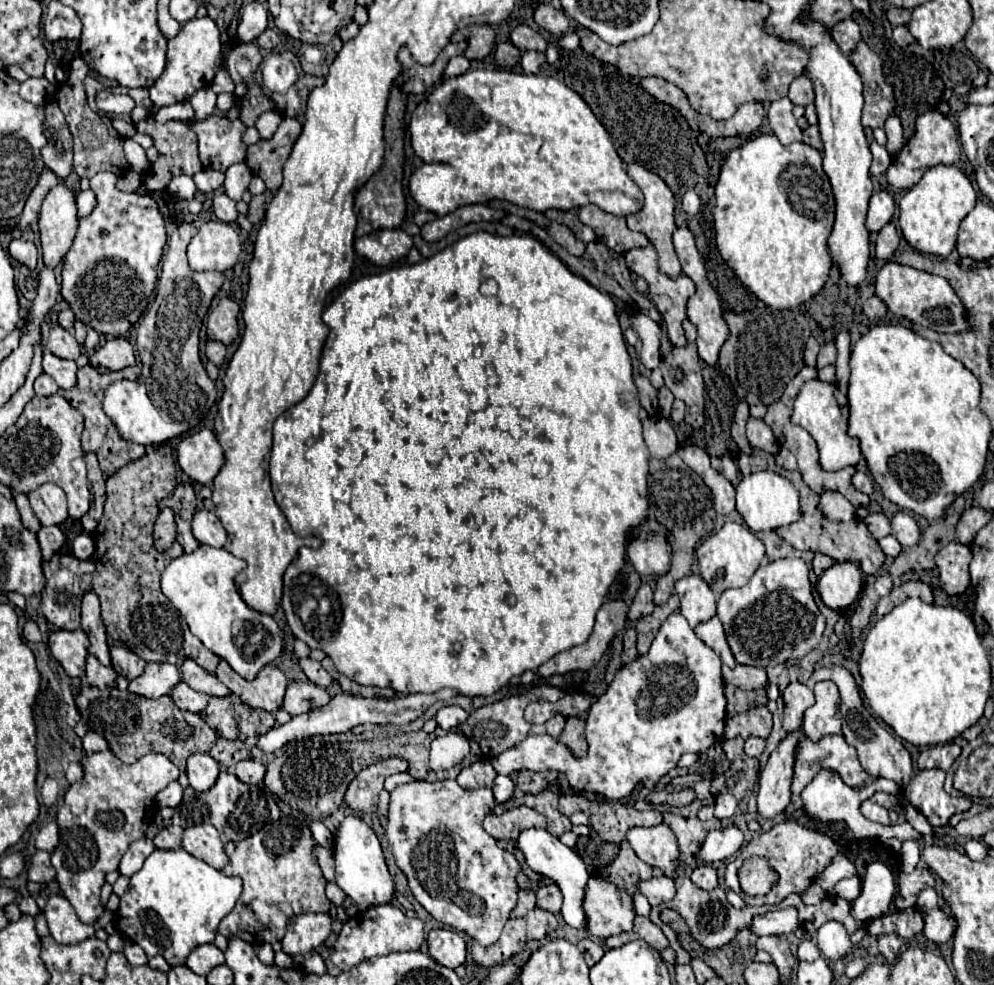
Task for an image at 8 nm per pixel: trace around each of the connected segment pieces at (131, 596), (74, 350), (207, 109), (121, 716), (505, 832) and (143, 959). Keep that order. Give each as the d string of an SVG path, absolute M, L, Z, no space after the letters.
M157 446L153 452L121 466L107 478L105 512L95 530L93 562L97 570L93 574L93 592L101 600L101 618L115 644L127 646L145 662L169 662L181 666L185 658L191 658L207 672L213 672L219 656L207 650L203 642L189 632L183 616L159 588L159 578L165 566L183 554L183 548L177 542L165 552L159 552L153 546L153 522L159 514L159 502L173 494L175 484L177 470L169 446Z
M59 324L51 328L45 348L51 350L55 356L67 358L67 360L77 360L81 356L81 344L75 340L75 336L69 330L61 328Z
M201 88L201 90L197 90L191 98L189 98L189 102L193 104L193 108L195 108L195 116L197 118L207 118L207 116L211 116L213 114L213 110L215 110L215 92L211 90L211 88Z
M83 686L75 698L75 704L83 724L95 734L103 736L109 742L111 752L125 764L133 764L147 754L159 752L167 756L179 770L185 770L189 754L209 752L217 742L215 730L211 730L199 714L177 708L169 696L149 700L129 690L123 692L119 688L101 690L95 686Z
M519 806L503 812L501 816L487 816L483 822L485 832L489 832L495 840L515 840L521 830L527 828L547 828L547 818L527 806Z
M127 942L123 954L125 954L127 960L129 960L131 964L135 964L135 966L147 964L147 954L145 954L145 950L143 950L139 944L135 944L135 942Z

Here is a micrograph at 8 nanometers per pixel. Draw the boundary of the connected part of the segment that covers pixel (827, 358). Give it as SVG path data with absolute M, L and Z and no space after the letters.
M827 342L821 352L819 352L819 358L817 358L817 368L825 368L825 366L831 366L835 364L835 358L837 358L837 348L833 342Z

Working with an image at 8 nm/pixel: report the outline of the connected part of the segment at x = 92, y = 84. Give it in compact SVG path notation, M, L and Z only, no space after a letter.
M87 78L87 80L85 80L87 100L89 100L89 106L91 106L95 112L101 112L101 110L97 110L97 106L95 106L95 94L97 94L101 88L103 88L103 86L101 86L101 82L97 82L97 80L91 80L91 78Z

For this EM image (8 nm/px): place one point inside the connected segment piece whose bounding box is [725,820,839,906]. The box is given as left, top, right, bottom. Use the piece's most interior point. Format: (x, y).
(798, 854)

